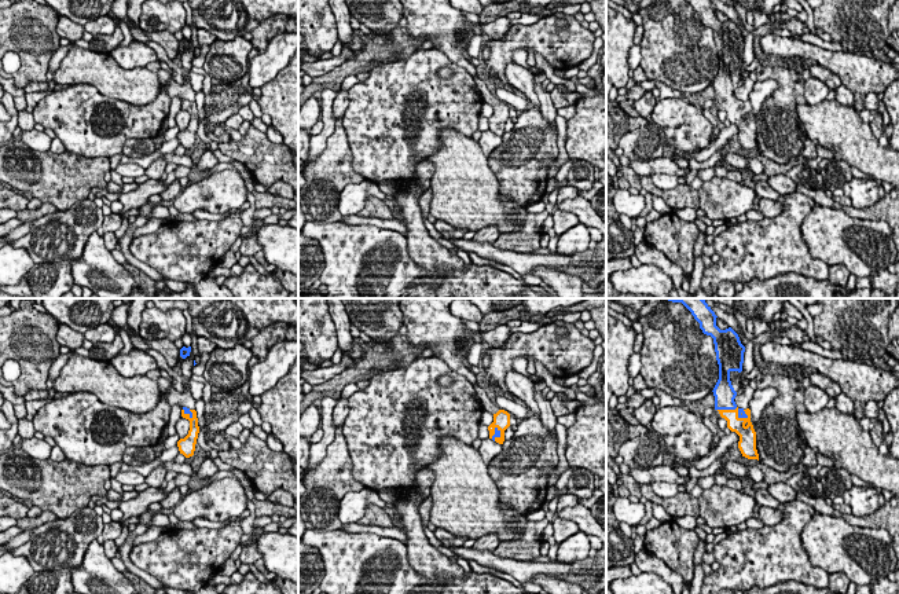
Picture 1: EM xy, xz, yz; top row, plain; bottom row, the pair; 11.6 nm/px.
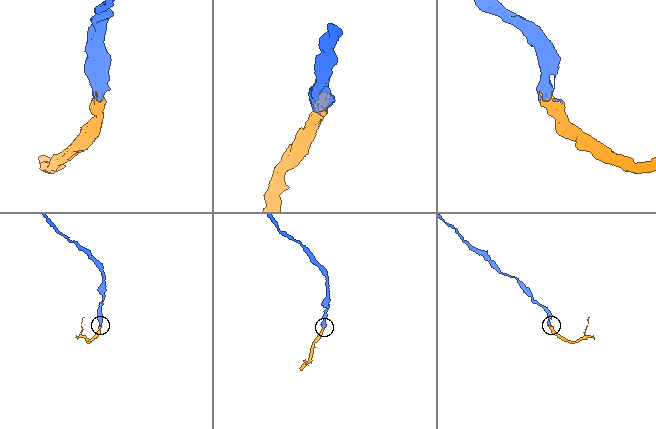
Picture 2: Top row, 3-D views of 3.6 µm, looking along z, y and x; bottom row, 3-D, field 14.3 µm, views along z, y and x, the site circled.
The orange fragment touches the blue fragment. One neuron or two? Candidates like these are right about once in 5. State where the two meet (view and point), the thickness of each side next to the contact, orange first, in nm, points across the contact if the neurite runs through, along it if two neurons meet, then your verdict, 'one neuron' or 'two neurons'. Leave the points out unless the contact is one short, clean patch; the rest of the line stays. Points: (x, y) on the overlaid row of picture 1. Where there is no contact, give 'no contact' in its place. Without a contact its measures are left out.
meets orange in yz at (736, 409); 180 nm thick on the orange side, 100 nm on the other; one neuron

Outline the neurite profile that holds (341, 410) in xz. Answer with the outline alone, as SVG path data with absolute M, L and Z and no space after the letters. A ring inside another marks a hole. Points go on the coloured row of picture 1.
M345 397L337 399L337 406L334 407L334 411L333 411L333 419L334 419L335 428L344 425L344 421L348 412L349 412L348 399Z

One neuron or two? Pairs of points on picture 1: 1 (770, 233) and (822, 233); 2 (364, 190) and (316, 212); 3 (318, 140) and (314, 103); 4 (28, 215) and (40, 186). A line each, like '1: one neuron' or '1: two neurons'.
1: two neurons
2: two neurons
3: two neurons
4: two neurons

